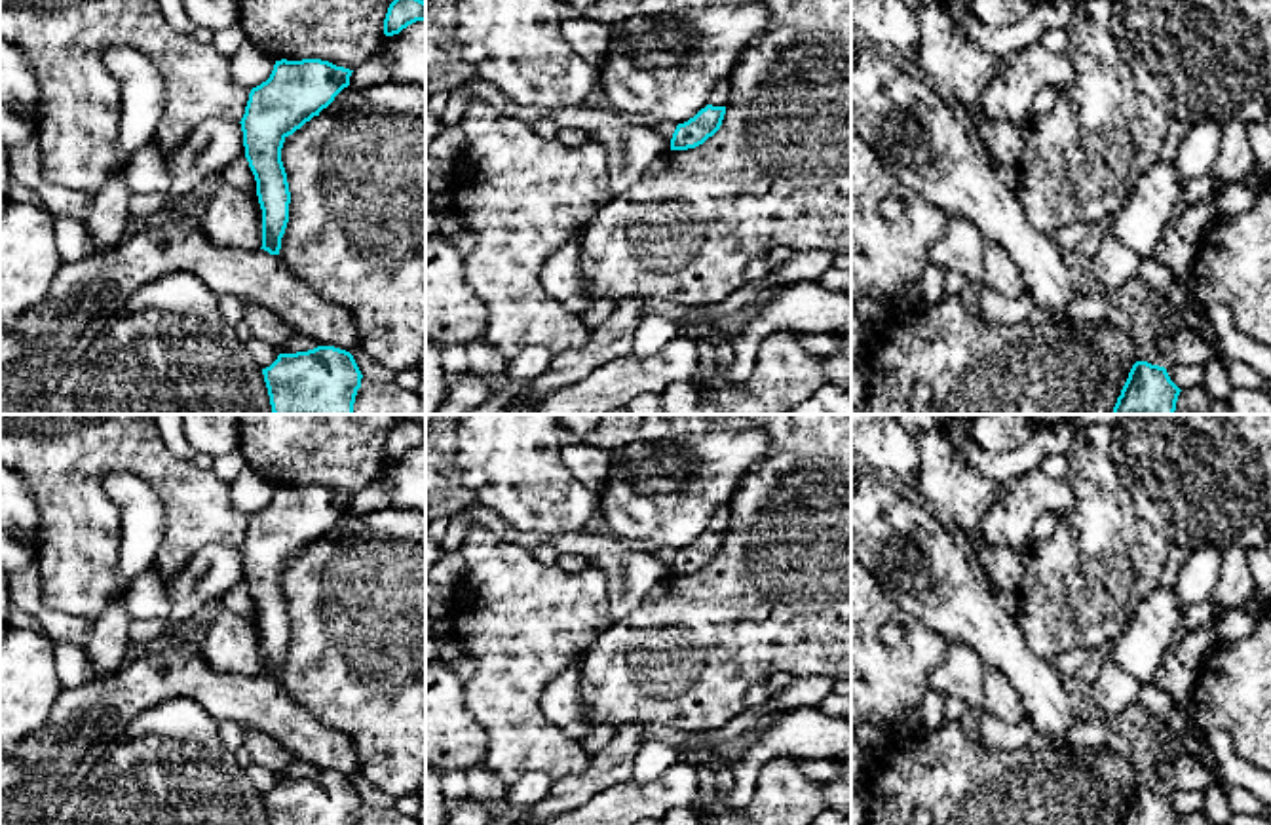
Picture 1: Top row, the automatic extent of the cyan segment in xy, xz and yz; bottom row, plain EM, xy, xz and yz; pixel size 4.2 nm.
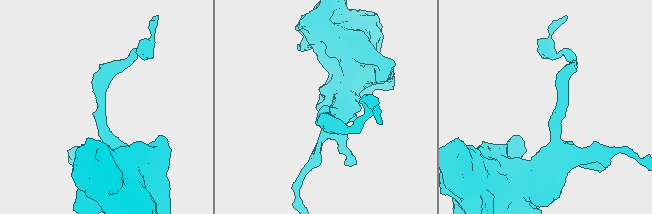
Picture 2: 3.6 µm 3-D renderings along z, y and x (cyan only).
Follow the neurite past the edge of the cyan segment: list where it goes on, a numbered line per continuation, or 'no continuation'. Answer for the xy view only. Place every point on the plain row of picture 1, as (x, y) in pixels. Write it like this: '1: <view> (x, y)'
no continuation

